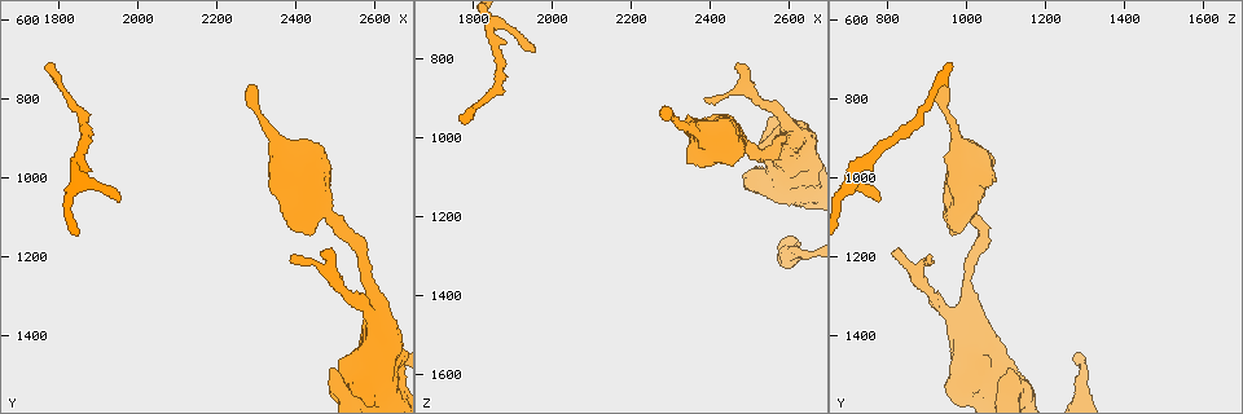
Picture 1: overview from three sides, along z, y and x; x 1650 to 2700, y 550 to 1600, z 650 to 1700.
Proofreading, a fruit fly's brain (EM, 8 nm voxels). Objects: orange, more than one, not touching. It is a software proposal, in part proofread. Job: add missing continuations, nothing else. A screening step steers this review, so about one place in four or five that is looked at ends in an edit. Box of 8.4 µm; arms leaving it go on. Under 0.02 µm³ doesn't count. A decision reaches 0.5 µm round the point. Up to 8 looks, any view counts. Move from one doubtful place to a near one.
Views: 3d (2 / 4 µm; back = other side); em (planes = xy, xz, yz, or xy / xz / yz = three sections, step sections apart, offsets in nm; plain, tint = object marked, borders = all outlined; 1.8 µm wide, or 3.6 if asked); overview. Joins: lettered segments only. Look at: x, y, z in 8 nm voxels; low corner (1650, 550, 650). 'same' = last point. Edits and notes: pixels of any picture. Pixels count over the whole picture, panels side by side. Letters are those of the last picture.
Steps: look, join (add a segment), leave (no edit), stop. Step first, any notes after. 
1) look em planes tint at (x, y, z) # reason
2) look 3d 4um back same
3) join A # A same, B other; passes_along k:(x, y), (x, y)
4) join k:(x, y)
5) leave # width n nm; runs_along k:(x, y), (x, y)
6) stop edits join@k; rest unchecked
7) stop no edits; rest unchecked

look em xz step 16 tint at (1965, 1055, 775) # tapers out

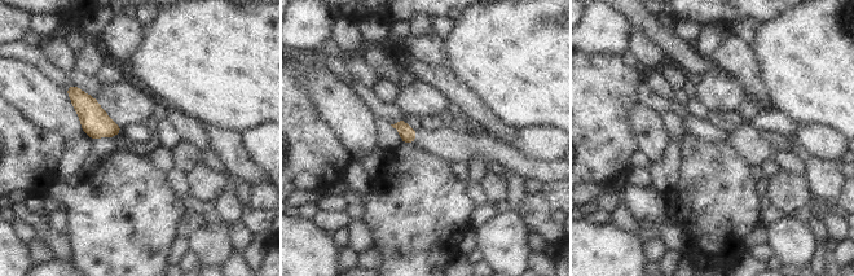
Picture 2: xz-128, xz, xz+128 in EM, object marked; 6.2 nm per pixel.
look em planes borders same # cut it another way

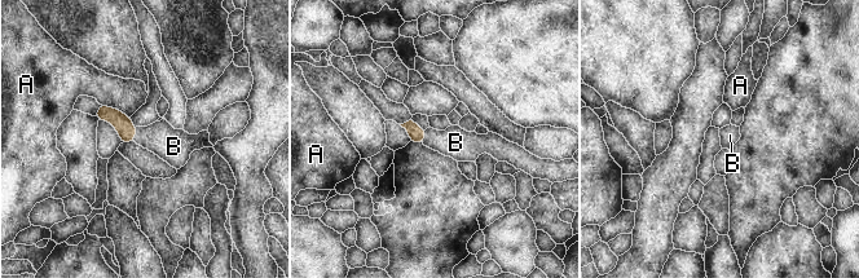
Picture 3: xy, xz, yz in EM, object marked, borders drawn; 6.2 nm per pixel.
join 3:(172, 145) # width 100 nm; A other, B same; passes_along 3:(120, 122), (135, 133), (172, 145); it goes on there

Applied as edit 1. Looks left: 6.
look overview

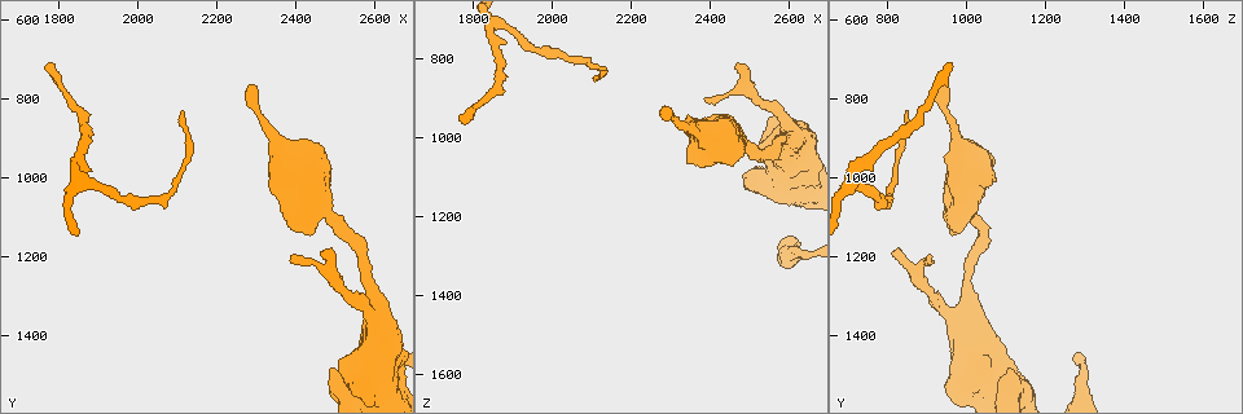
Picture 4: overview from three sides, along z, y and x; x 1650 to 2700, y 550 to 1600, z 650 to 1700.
look em planes borders at (2305, 775, 930) # end of a long branch

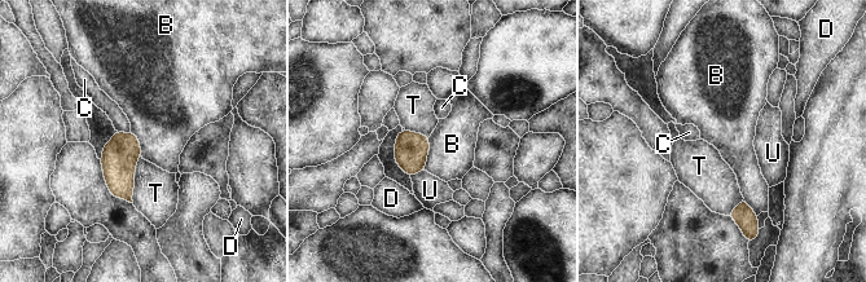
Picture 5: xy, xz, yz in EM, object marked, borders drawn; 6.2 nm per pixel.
leave # B other, C other, D other, T other, U other; border 5:(429, 137), (429, 154), (423, 170); none of them fits

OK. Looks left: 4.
look 3d 2um at (1780, 715, 960) # branch stops here

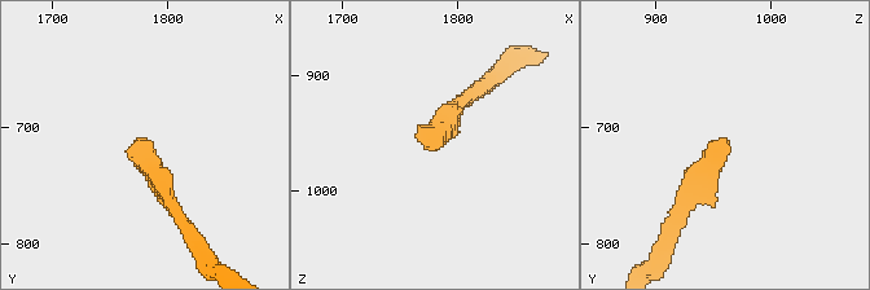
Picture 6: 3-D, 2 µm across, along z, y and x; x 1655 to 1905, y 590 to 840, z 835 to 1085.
look em yz step 4 tint at (1772, 708, 956) # now the EM

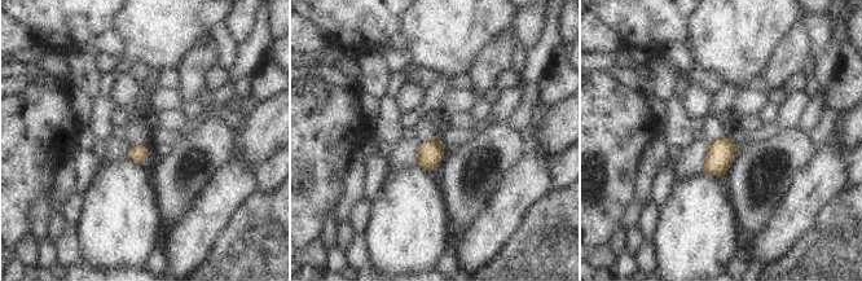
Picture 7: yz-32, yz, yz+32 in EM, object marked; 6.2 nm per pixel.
look em planes borders same

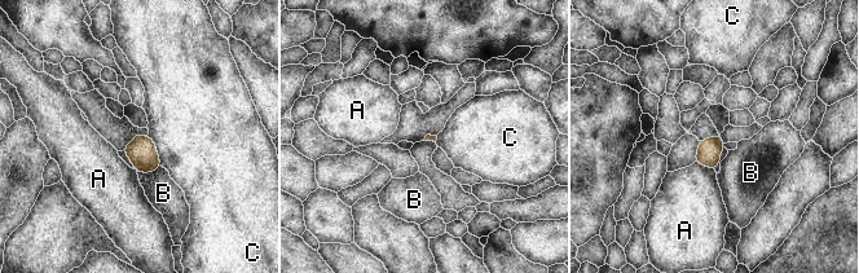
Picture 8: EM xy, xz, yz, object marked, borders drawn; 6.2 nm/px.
leave # A other, B other, C other; border 8:(148, 135), (154, 144), (161, 164); no lettered segment goes on from it

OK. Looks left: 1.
stop edits join@3; rest unchecked

